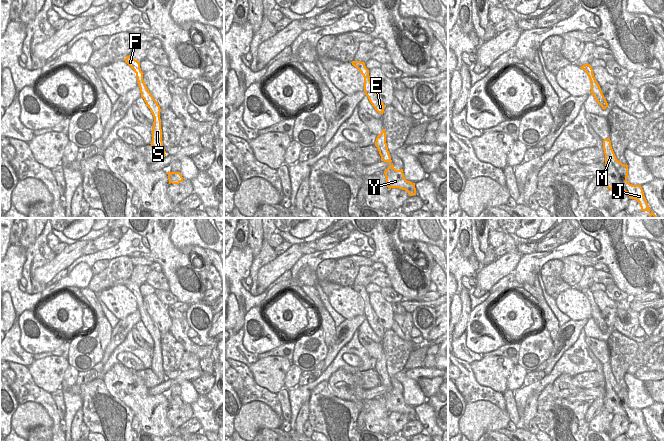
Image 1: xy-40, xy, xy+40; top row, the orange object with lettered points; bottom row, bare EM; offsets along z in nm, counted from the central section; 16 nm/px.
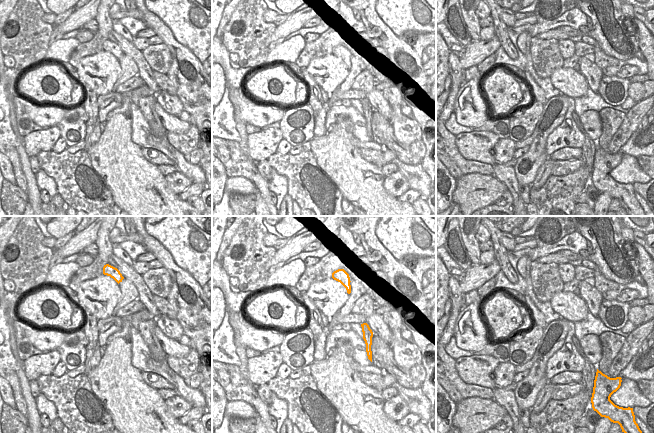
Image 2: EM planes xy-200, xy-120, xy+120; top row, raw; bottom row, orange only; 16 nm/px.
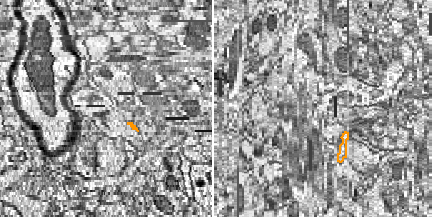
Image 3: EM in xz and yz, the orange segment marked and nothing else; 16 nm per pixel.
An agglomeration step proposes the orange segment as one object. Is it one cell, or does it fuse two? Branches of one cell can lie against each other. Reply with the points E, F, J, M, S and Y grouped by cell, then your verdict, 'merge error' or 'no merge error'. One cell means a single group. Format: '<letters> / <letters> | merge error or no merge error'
E F J M S Y | no merge error

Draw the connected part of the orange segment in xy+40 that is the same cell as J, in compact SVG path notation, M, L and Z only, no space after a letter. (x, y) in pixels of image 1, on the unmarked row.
M610 362L603 364L603 374L605 378L605 399L604 399L604 409L608 411L611 415L619 414L625 416L630 423L635 423L639 426L641 435L651 436L649 441L657 441L649 432L647 424L644 420L643 413L641 409L632 409L627 405L628 401L628 390L627 388L622 388L617 384L615 377L611 370Z

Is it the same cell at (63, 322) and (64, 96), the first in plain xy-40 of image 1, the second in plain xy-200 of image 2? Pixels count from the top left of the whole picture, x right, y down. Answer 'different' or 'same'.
same

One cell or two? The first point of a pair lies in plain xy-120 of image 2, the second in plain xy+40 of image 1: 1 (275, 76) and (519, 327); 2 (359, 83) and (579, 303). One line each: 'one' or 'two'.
1: one
2: two

